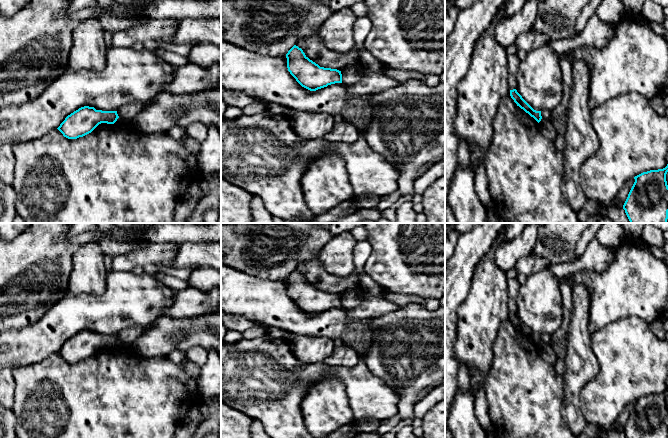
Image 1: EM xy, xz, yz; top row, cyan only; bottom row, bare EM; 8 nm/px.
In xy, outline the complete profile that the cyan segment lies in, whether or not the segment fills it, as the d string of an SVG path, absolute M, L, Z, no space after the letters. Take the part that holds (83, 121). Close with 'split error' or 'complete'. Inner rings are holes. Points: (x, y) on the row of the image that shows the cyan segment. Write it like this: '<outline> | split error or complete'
M84 106L68 115L57 129L64 137L77 139L91 133L101 123L114 124L118 118L117 111Z | complete

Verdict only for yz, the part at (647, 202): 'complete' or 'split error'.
complete

